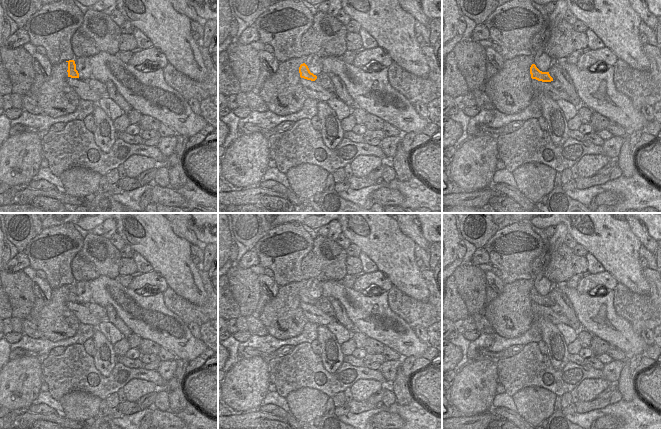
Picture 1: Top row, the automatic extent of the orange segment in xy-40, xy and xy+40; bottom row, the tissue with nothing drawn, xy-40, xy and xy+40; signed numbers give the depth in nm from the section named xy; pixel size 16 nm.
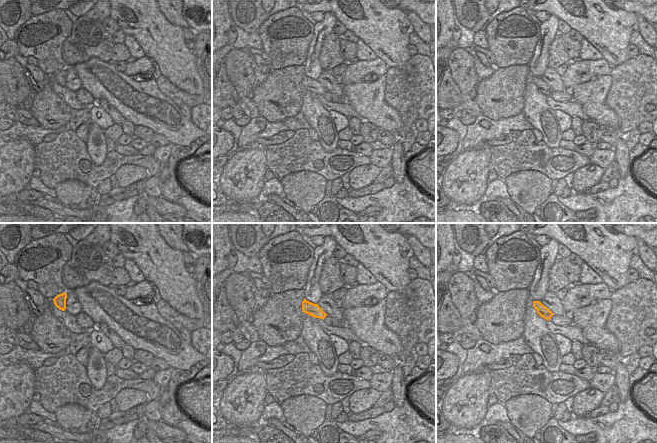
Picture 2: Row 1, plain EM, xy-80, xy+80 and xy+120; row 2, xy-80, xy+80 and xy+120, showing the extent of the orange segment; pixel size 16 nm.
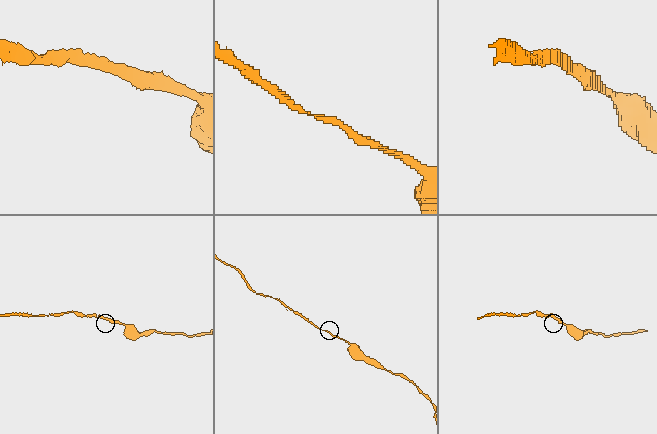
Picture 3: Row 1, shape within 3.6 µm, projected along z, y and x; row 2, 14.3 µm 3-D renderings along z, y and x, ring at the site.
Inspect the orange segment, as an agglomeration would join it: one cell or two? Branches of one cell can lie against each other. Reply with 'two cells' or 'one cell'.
one cell

